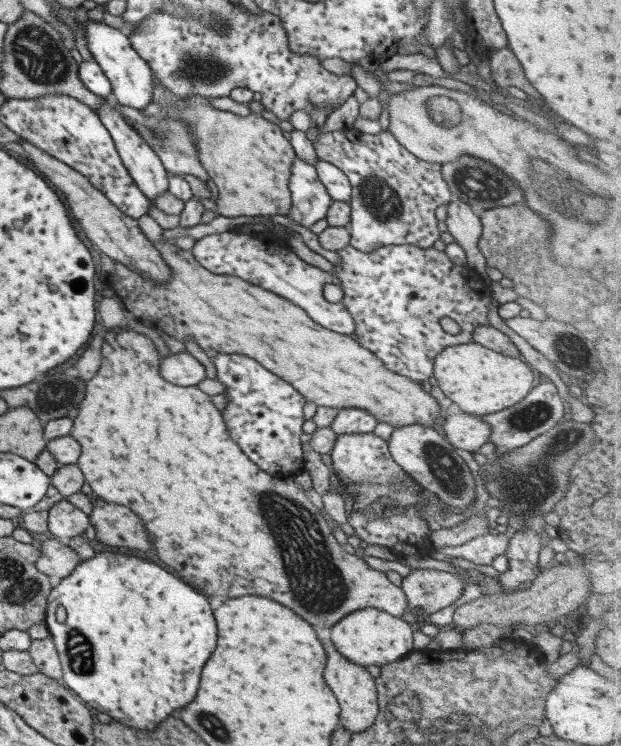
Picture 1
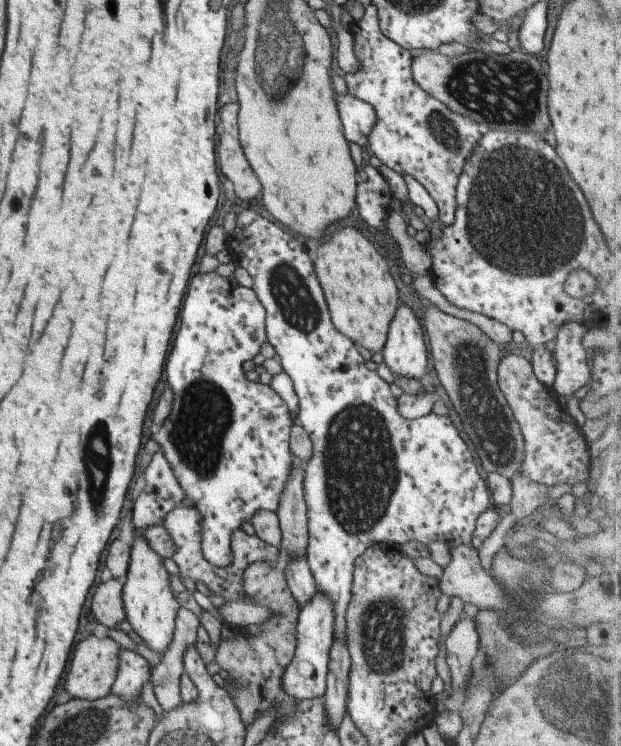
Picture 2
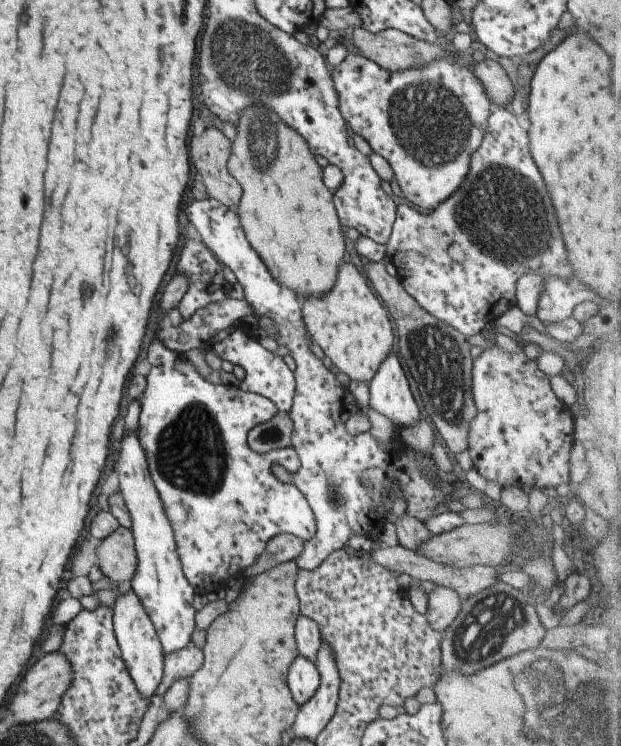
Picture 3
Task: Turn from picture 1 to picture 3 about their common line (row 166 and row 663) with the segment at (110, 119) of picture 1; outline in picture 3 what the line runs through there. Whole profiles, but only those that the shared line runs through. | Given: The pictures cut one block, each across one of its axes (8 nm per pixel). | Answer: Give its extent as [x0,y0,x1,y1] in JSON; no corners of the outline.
[112,591,164,699]

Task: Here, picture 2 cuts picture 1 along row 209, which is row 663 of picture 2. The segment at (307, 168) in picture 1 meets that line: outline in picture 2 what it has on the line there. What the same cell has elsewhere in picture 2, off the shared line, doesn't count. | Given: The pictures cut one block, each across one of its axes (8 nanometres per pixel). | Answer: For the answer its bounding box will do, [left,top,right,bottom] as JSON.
[281,588,333,700]

